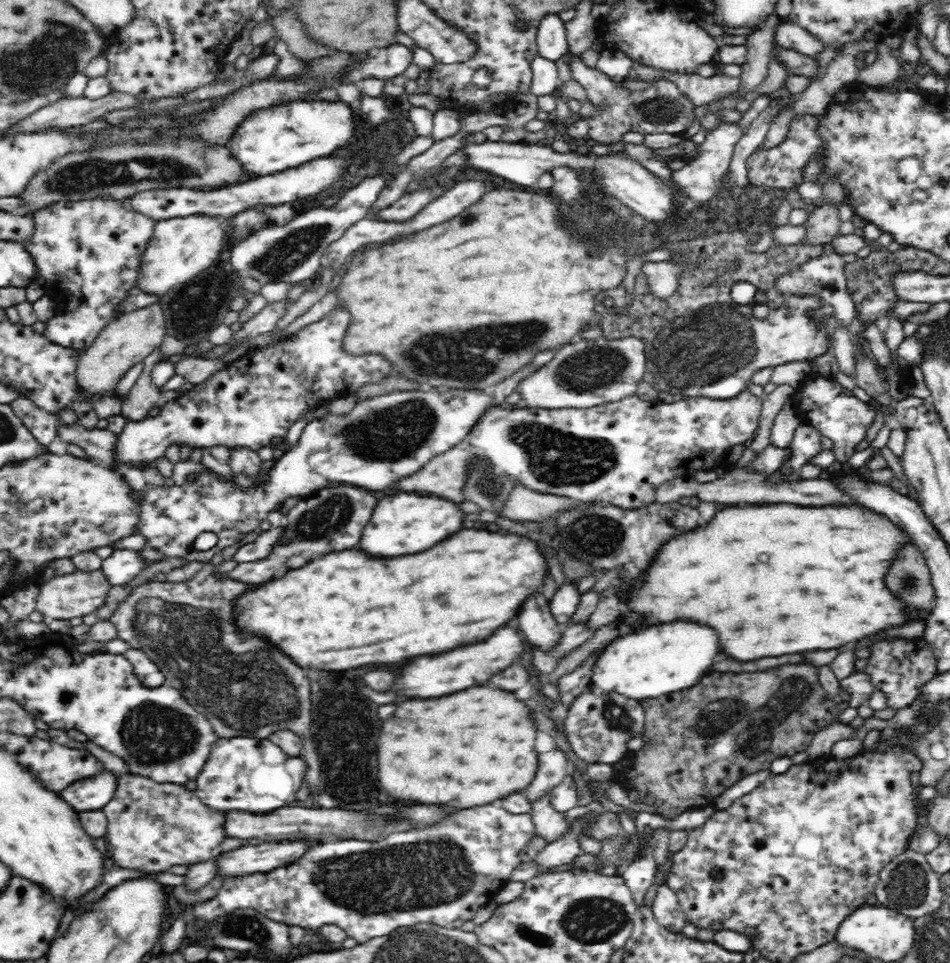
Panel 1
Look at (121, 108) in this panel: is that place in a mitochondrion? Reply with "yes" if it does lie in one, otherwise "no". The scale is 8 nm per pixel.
no

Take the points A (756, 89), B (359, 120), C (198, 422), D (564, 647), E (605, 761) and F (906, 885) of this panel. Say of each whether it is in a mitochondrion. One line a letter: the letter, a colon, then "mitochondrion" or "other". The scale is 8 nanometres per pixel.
A: other
B: other
C: other
D: other
E: other
F: mitochondrion

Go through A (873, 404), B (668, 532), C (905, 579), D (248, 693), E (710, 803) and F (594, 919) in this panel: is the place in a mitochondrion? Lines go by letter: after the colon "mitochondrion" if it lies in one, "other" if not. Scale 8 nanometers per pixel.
A: other
B: other
C: mitochondrion
D: mitochondrion
E: other
F: mitochondrion

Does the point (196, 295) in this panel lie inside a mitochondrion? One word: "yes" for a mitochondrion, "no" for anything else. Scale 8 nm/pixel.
yes

